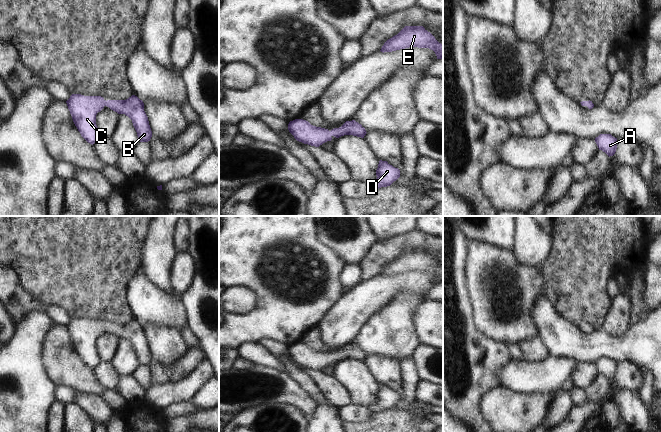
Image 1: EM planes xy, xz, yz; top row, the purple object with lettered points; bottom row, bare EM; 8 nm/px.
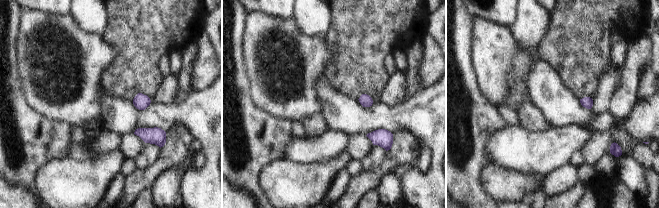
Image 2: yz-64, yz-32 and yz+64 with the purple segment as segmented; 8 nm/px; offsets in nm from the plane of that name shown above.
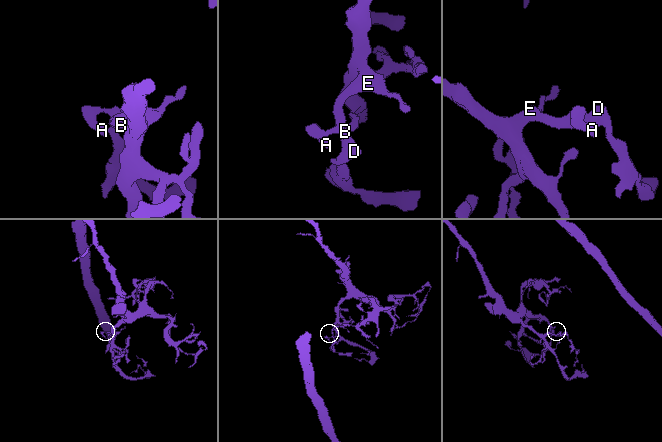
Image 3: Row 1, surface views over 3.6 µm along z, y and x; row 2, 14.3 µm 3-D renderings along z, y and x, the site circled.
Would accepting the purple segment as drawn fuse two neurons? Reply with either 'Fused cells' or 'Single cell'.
Single cell

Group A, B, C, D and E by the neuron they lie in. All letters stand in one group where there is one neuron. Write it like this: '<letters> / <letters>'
A B C D E

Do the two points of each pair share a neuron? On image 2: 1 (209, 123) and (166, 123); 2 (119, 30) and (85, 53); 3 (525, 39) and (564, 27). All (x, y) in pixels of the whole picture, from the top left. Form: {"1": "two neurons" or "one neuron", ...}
{"1": "one neuron", "2": "two neurons", "3": "two neurons"}

